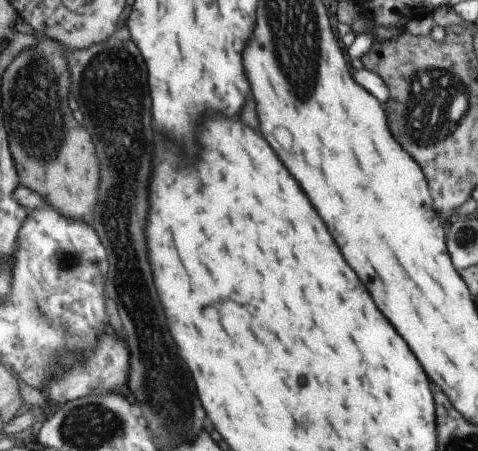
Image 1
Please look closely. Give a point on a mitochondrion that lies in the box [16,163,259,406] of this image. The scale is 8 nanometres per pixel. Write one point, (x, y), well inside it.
(66, 260)

